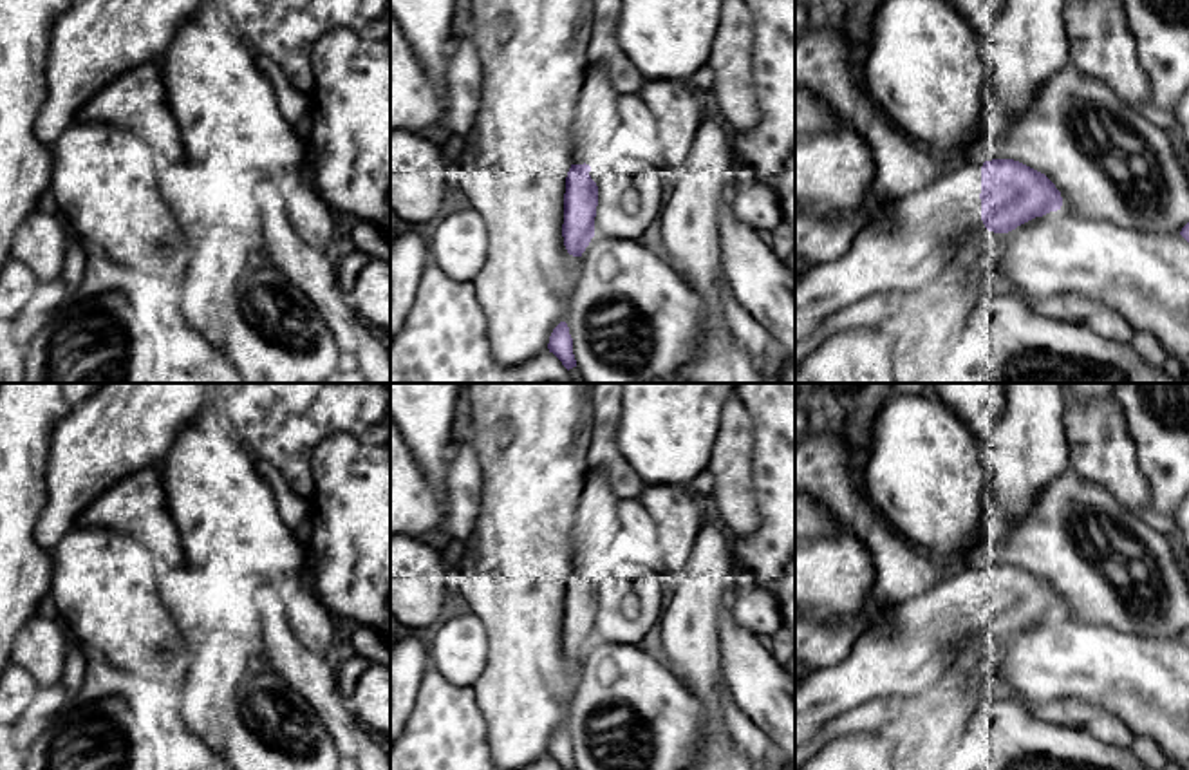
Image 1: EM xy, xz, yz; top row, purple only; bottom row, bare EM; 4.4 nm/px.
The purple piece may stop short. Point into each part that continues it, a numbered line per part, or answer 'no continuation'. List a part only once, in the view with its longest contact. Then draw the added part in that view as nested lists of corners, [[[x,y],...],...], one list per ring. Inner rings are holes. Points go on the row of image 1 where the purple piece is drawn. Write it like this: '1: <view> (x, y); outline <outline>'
1: xz (597, 114); outline [[[589,69],[573,123],[575,164],[596,157],[616,130],[618,98],[604,69]]]

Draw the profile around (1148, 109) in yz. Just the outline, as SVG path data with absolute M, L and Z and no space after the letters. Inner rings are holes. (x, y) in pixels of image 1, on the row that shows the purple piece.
M1142 101L1138 114L1142 114L1146 119L1149 119L1151 123L1155 123L1156 127L1164 130L1167 130L1169 127L1176 123L1173 114L1162 110L1153 101Z

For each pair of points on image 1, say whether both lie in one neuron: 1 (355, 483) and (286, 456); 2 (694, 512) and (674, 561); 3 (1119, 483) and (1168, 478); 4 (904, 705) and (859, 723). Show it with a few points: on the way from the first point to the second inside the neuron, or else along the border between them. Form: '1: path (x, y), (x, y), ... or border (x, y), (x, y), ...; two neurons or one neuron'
1: border (335, 431), (311, 452), (313, 505); two neurons
2: path (682, 525), (676, 548); one neuron
3: border (1132, 440), (1151, 505); two neurons
4: path (893, 709), (870, 716); one neuron

